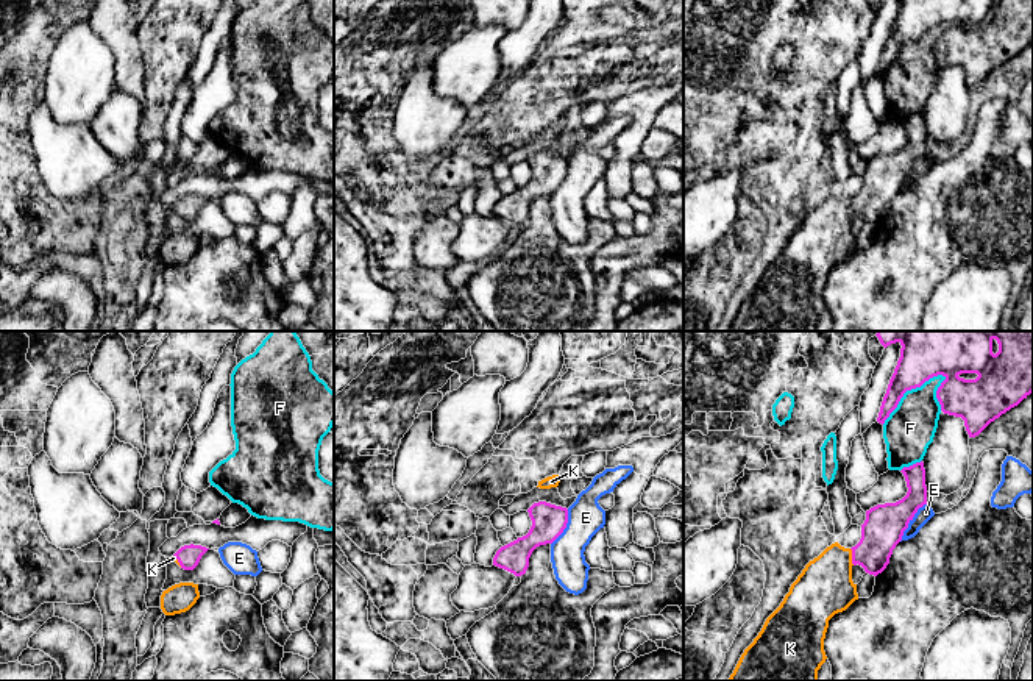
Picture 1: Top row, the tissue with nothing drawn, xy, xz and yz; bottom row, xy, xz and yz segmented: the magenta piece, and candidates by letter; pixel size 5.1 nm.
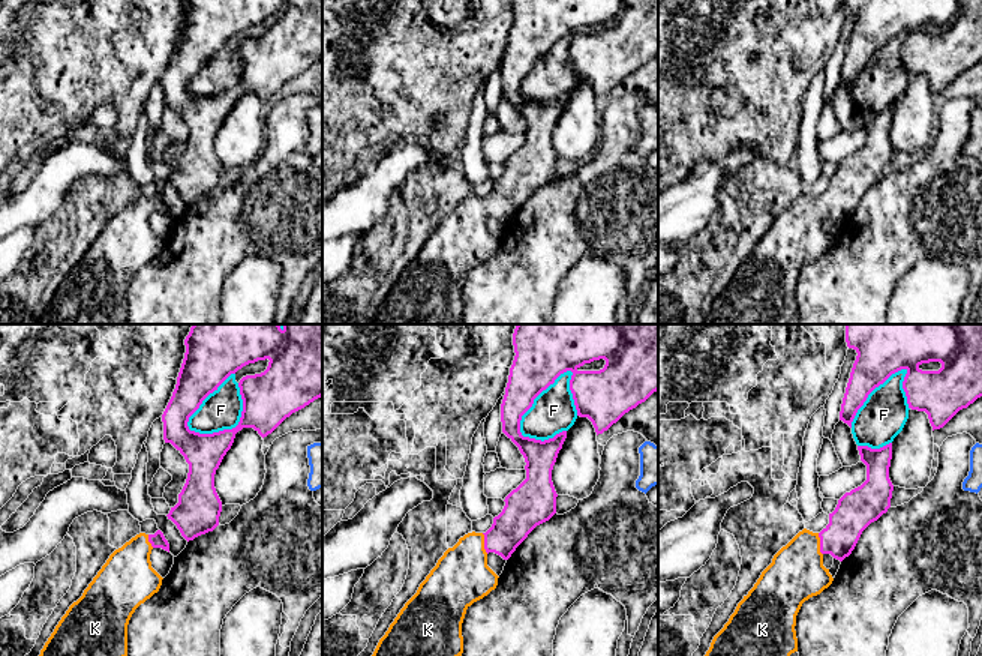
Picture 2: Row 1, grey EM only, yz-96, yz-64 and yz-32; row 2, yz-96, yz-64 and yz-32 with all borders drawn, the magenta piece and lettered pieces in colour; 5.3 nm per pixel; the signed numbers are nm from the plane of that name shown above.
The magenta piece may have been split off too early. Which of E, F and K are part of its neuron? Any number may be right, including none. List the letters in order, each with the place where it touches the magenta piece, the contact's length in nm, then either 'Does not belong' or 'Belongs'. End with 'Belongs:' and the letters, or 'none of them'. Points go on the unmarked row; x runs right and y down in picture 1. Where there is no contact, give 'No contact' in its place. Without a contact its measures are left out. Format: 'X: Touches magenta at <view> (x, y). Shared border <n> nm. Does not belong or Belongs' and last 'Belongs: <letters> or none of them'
E: Touches magenta at yz (908, 172). Shared border 240 nm. Does not belong
F: Touches magenta at yz (910, 39). Shared border 420 nm. Does not belong
K: Touches magenta at yz (852, 206). Shared border 90 nm. Belongs
Belongs: K

